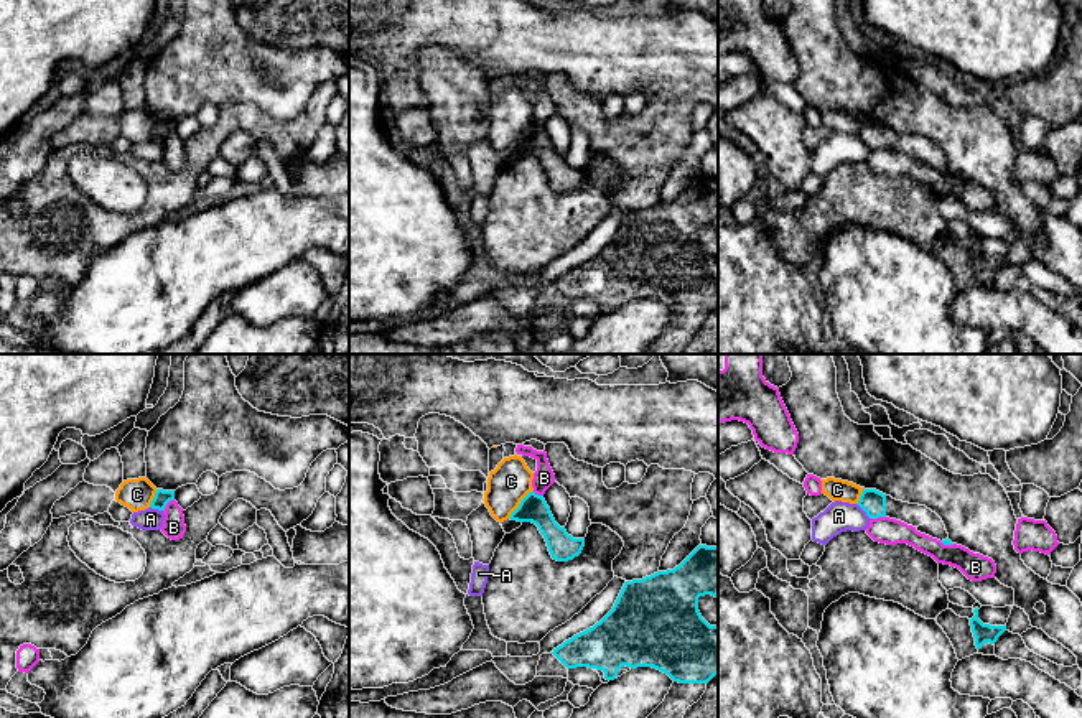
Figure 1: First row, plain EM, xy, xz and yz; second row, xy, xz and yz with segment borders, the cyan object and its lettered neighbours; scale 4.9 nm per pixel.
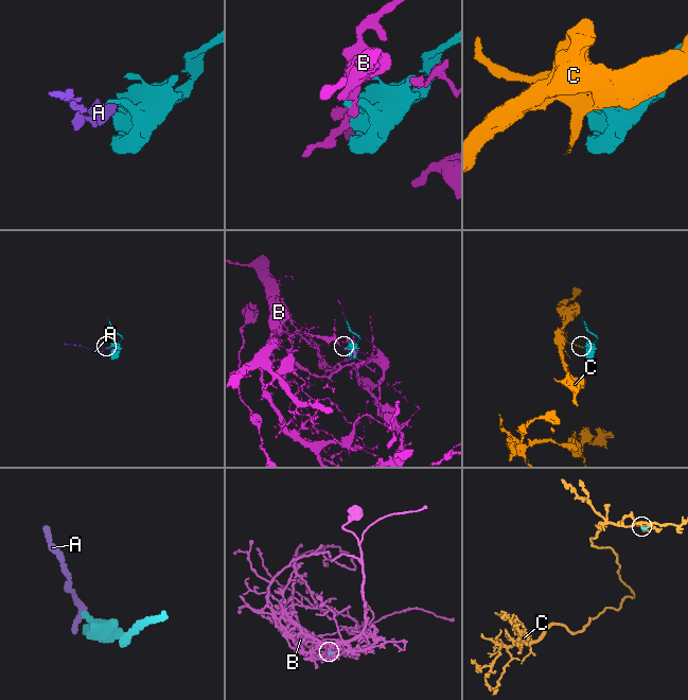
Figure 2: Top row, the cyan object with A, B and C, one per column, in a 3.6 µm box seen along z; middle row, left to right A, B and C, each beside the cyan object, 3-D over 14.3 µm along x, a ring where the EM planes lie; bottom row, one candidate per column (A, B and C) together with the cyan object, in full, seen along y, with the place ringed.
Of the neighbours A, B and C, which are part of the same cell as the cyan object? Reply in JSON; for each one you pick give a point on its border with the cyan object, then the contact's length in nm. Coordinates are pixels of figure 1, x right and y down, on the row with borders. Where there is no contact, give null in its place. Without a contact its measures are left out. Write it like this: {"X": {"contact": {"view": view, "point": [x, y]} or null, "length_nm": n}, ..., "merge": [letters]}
{"merge": []}

